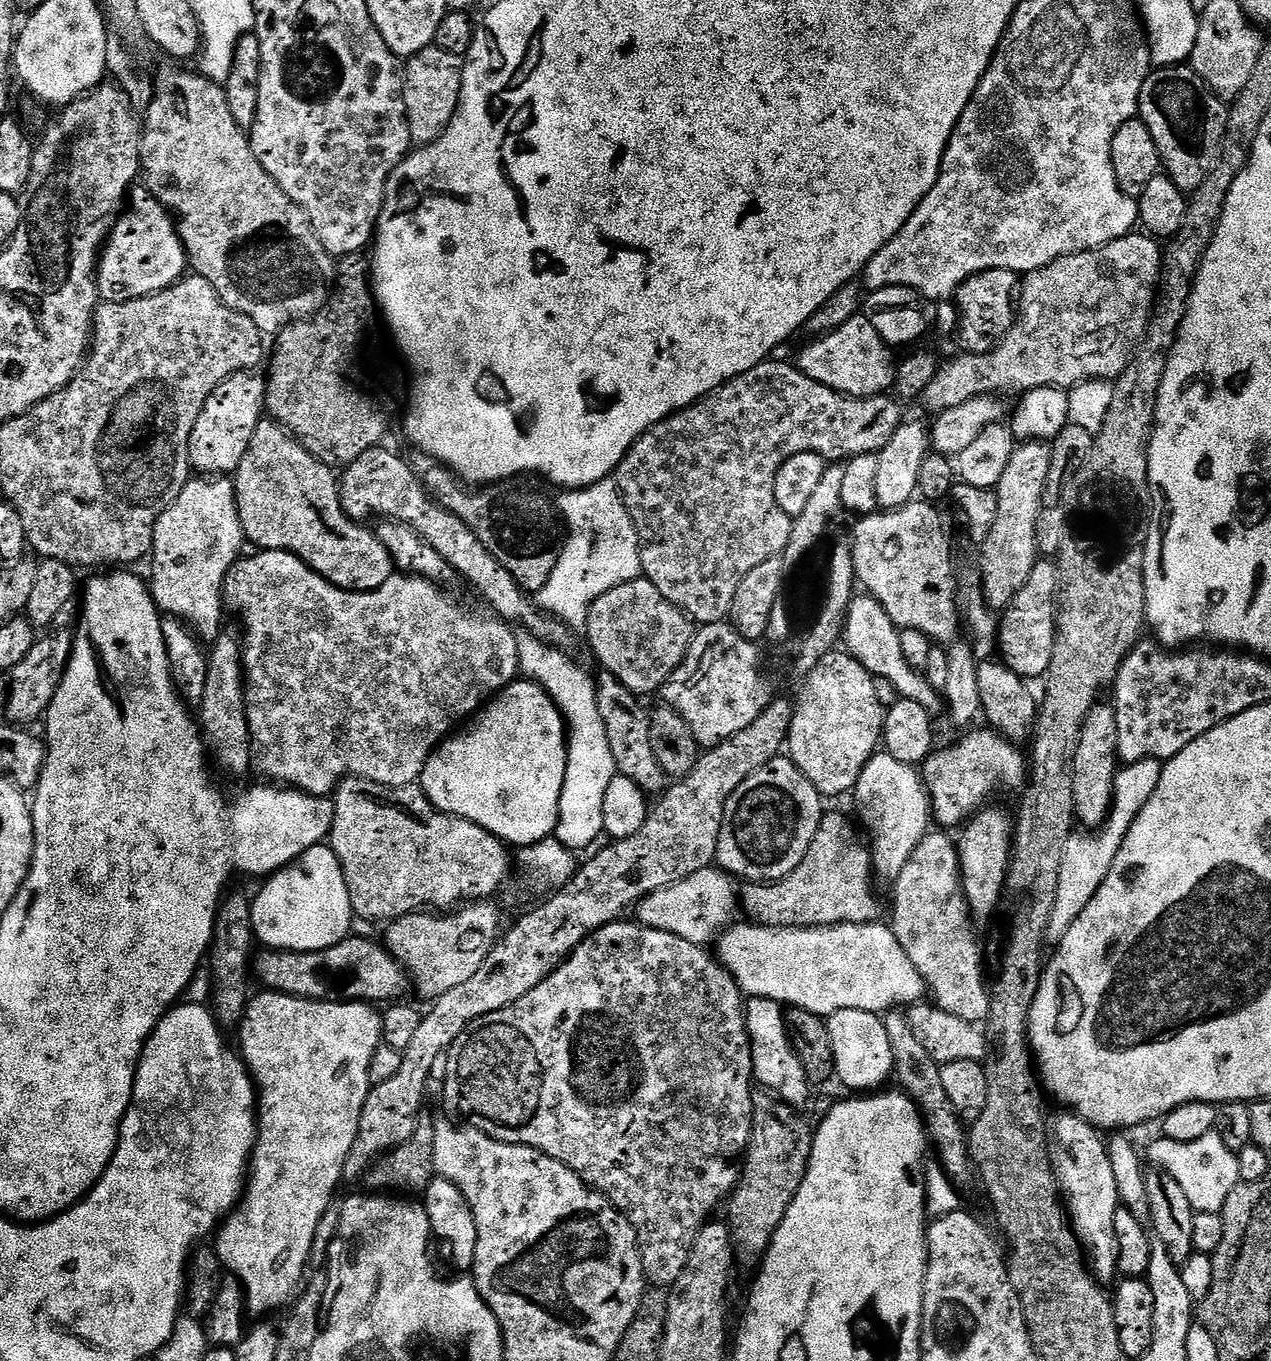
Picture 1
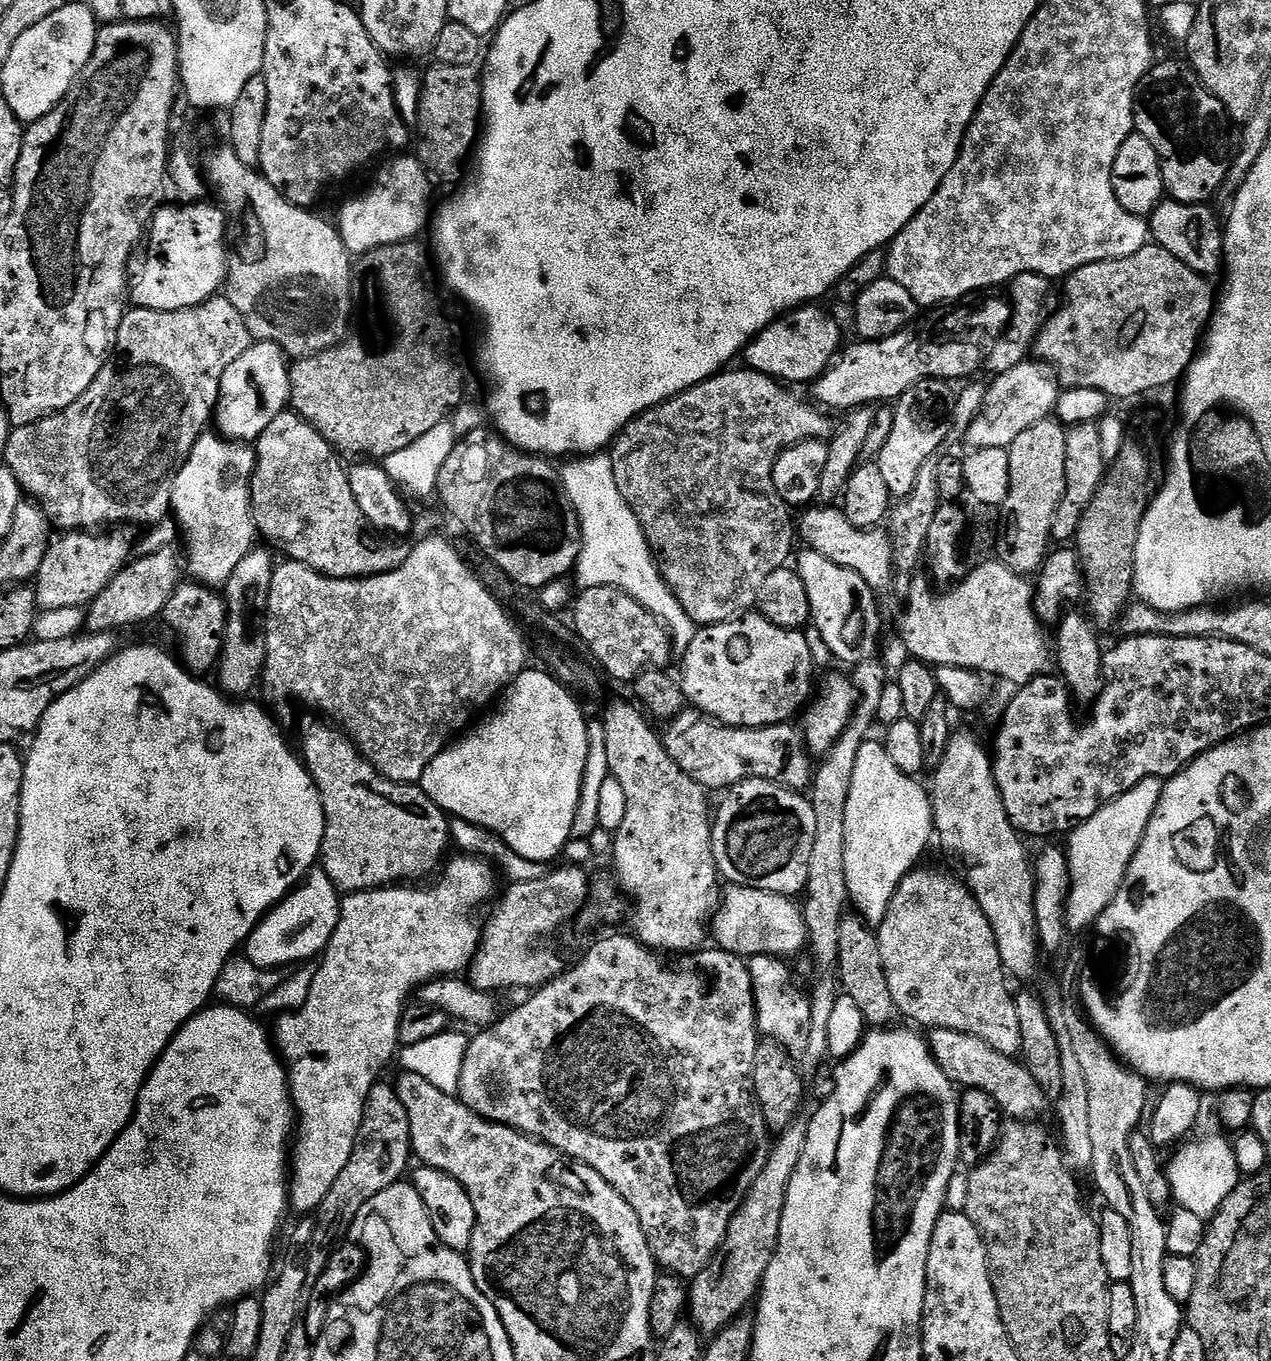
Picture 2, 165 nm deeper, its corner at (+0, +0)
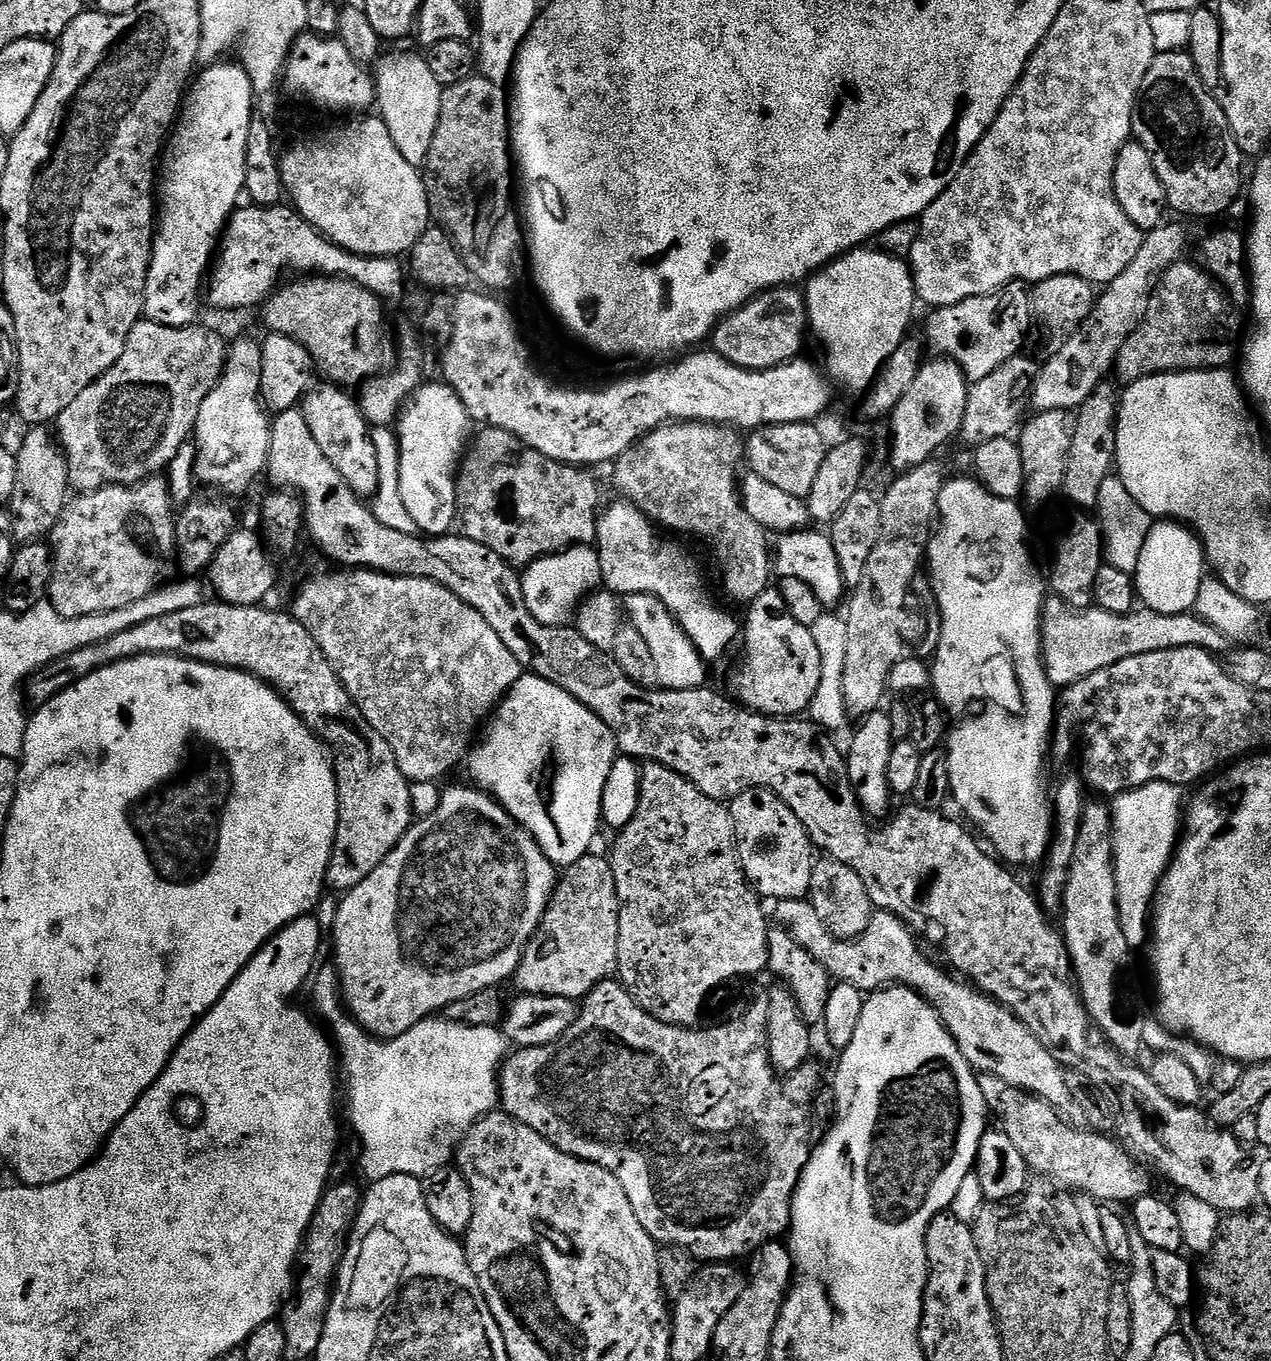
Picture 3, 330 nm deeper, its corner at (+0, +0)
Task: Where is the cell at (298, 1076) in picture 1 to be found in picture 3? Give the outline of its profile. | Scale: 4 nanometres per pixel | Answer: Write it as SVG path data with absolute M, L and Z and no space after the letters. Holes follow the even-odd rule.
M475 786L468 788L444 788L441 797L441 806L437 812L429 816L421 816L408 829L407 834L401 838L386 854L384 861L358 886L343 893L340 905L336 908L336 921L332 924L332 936L336 939L336 957L334 963L340 969L340 987L345 1005L352 1018L361 1026L383 1041L393 1040L409 1032L418 1022L435 1017L443 1013L450 1002L458 1002L458 998L470 998L478 994L478 990L495 988L503 985L503 980L511 981L516 974L516 967L524 953L524 947L538 930L540 920L552 901L552 894L556 890L558 869L550 863L546 854L534 842L534 838L501 806L500 801L493 800L486 792Z

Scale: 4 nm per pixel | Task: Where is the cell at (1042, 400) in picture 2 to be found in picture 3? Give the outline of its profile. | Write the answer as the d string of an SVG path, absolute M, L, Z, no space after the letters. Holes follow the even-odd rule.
M1165 222L1144 236L1138 254L1134 254L1134 262L1130 262L1130 266L1126 266L1114 282L1106 285L1083 326L1057 352L1051 353L1047 357L1049 360L1037 371L1030 401L1036 412L1079 409L1080 404L1094 394L1096 387L1109 379L1108 371L1111 373L1115 369L1116 359L1128 341L1128 335L1135 330L1148 309L1158 283L1157 277L1172 264L1181 263L1187 248L1188 232L1180 224Z

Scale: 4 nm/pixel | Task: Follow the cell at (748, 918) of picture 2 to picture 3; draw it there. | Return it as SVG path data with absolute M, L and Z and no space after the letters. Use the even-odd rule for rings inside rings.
M807 898L803 900L782 900L775 905L775 908L775 923L779 927L785 928L790 936L794 938L794 942L798 942L798 946L802 946L802 950L807 950L814 958L814 962L818 962L818 966L822 966L822 970L826 970L833 981L854 986L865 994L871 994L893 986L912 989L913 992L917 992L921 998L928 1001L935 1008L936 1013L940 1015L941 1022L946 1026L946 1030L954 1038L958 1050L962 1050L966 1062L977 1073L997 1076L1002 1078L1002 1082L1010 1082L1010 1086L1020 1088L1031 1096L1037 1096L1038 1099L1045 1100L1051 1108L1056 1109L1065 1118L1076 1118L1072 1116L1079 1117L1081 1115L1080 1108L1071 1096L1069 1087L1066 1086L1064 1076L1066 1069L1057 1062L1055 1052L1051 1048L1042 1046L1042 1042L1038 1042L1034 1038L1031 1030L1010 1009L998 1003L993 996L988 996L980 991L967 979L957 978L947 967L941 966L939 963L936 965L916 945L918 943L917 937L903 920L898 919L889 912L873 911L870 926L866 926L866 930L858 939L849 942L840 940L834 934L830 934L830 930L826 930L826 926L822 926L818 913L814 911L811 900Z

